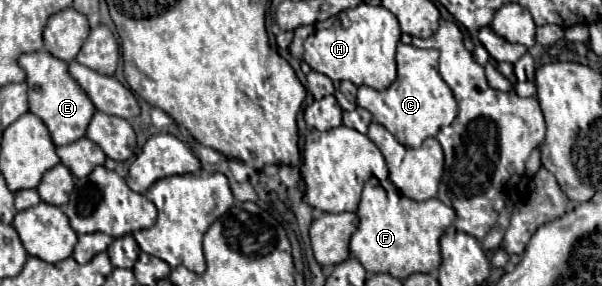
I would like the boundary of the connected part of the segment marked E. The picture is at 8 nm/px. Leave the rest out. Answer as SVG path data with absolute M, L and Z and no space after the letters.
M37 51L37 53L23 53L19 57L19 65L27 73L29 111L45 123L55 147L69 145L81 139L95 113L95 107L89 101L89 97L83 93L83 89L69 77L67 63L49 55L47 51Z

